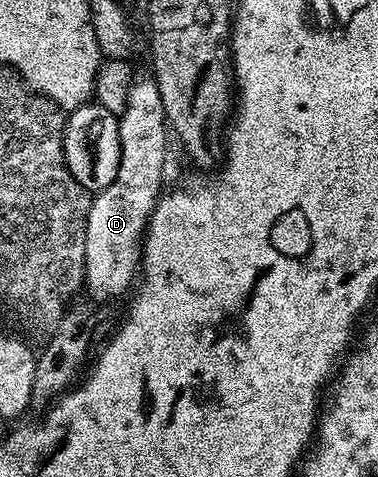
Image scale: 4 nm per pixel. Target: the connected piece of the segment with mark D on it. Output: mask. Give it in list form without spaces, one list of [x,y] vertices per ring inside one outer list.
[[[139,76],[134,80],[130,88],[126,110],[118,117],[118,134],[122,142],[120,143],[120,167],[116,171],[116,179],[107,189],[97,190],[96,196],[91,200],[90,210],[88,211],[88,227],[86,228],[86,276],[84,278],[84,285],[87,290],[90,288],[91,294],[89,293],[89,296],[95,302],[101,303],[101,301],[108,300],[109,297],[118,297],[130,284],[130,288],[135,284],[136,274],[140,269],[140,246],[144,240],[146,225],[150,222],[150,212],[154,210],[154,205],[158,202],[159,196],[164,189],[164,186],[162,186],[162,172],[166,169],[166,133],[168,137],[168,122],[166,120],[166,112],[164,111],[164,103],[160,99],[158,84],[154,81],[153,76]]]

